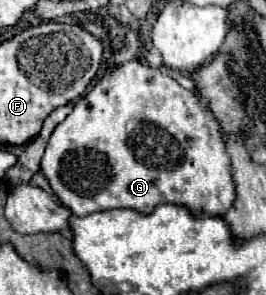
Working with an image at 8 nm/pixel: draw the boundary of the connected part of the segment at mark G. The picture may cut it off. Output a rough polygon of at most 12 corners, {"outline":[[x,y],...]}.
{"outline":[[110,68],[42,156],[74,216],[222,216],[232,174],[192,90]]}

